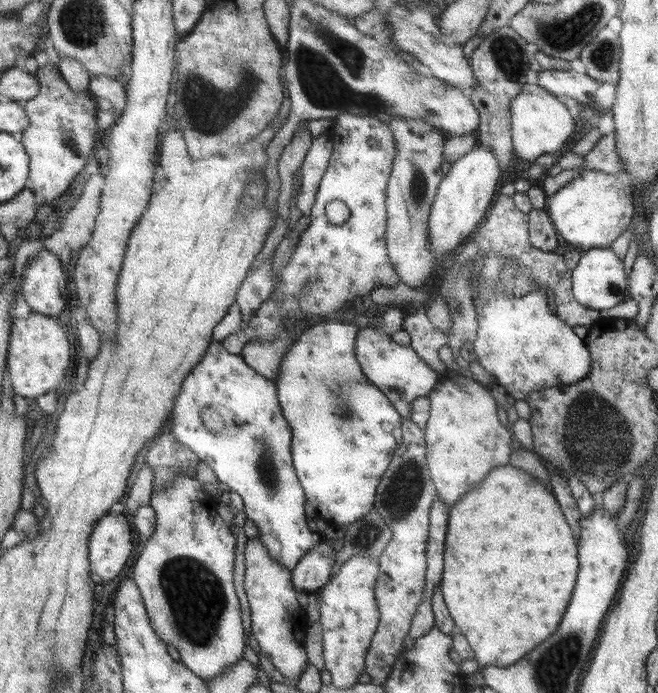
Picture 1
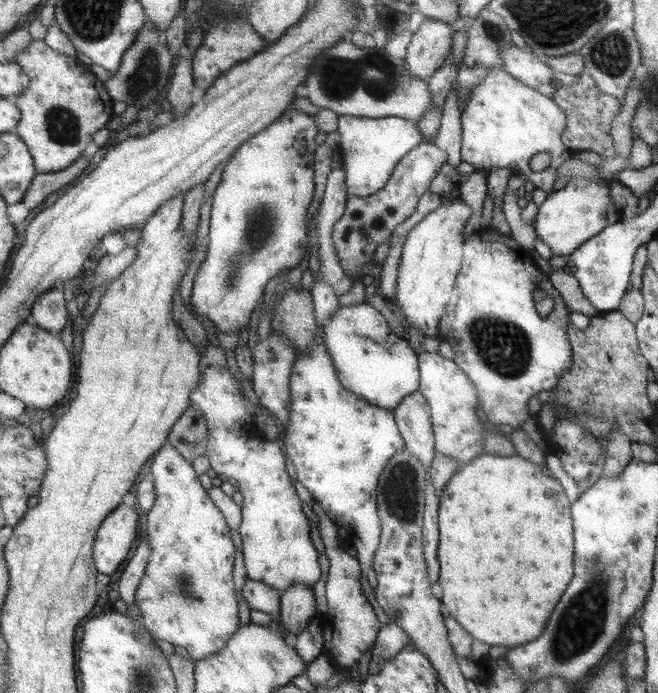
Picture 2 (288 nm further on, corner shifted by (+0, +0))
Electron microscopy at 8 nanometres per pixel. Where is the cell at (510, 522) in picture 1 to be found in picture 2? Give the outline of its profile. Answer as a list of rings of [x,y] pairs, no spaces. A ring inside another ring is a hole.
[[[481,454],[451,478],[441,496],[441,588],[443,606],[479,642],[517,648],[539,640],[547,622],[575,576],[573,502],[549,466],[525,456]]]

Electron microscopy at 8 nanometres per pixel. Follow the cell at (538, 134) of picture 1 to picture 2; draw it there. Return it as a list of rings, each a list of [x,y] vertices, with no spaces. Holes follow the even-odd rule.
[[[493,70],[477,88],[463,94],[463,160],[479,170],[511,168],[513,174],[523,172],[535,188],[553,194],[559,180],[559,168],[573,158],[573,150],[567,148],[563,134],[569,128],[567,112],[547,94],[515,78],[507,70]],[[547,152],[551,166],[543,172],[535,172],[529,162],[535,154]]]

